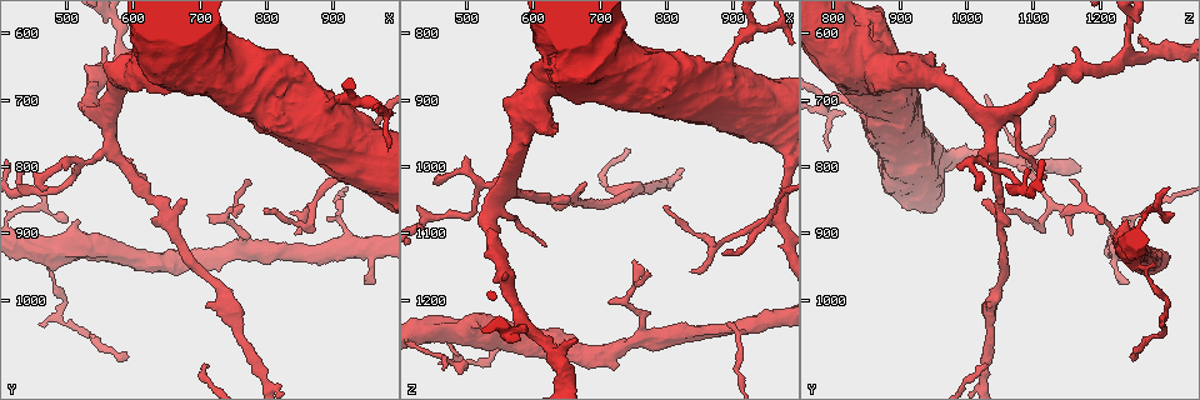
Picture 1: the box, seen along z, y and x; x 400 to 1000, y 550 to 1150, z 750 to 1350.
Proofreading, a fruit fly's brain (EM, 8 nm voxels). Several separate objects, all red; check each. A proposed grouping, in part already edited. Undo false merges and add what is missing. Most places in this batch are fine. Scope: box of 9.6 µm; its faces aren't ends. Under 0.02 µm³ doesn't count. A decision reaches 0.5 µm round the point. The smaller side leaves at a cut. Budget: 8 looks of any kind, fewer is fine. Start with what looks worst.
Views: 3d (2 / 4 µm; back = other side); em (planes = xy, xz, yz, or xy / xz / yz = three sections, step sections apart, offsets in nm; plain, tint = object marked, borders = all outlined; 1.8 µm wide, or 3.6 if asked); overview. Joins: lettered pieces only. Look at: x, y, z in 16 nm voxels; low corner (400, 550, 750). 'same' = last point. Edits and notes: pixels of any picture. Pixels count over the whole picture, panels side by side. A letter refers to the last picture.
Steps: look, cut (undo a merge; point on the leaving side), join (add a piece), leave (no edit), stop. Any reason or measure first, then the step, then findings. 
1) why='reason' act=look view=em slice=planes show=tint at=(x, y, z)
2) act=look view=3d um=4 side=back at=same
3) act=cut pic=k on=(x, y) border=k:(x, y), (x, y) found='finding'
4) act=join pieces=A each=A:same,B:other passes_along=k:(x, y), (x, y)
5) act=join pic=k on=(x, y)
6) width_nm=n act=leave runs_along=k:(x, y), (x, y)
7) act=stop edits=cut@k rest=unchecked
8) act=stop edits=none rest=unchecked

act=look view=em slice=xy step=4 show=borders at=(965, 795, 1075)

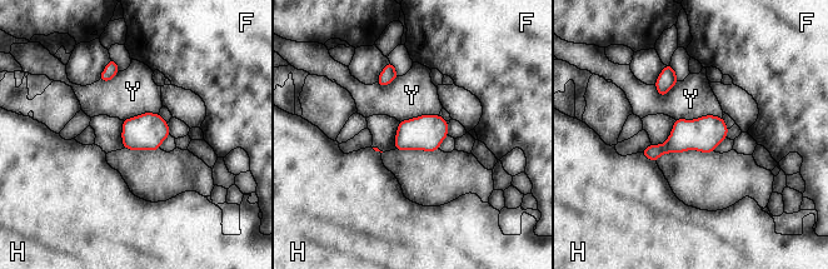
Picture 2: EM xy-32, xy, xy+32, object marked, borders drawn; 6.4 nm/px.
width_nm=220 act=leave each=F:other,H:other,Y:other border=2:(722, 116), (674, 119) found='all the same cell'

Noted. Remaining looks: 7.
act=look view=3d um=4 at=(460, 1040, 1300)

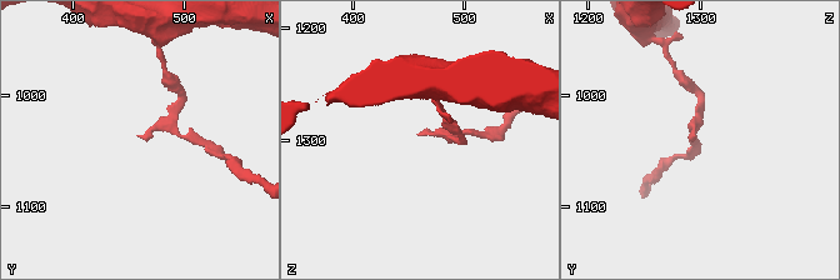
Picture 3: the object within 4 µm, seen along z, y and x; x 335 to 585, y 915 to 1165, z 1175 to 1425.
why='need the tissue' act=look view=em slice=yz step=8 show=borders at=(460, 1038, 1298)

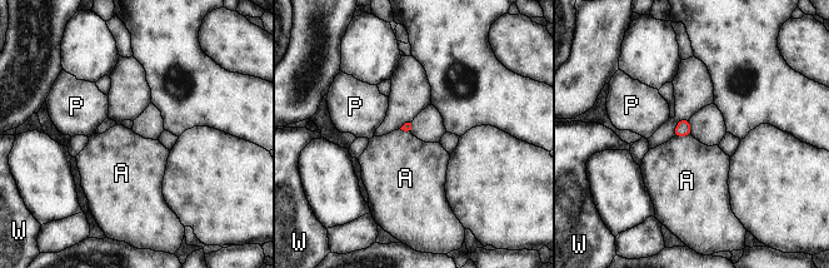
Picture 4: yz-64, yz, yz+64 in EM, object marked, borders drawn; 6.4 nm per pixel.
act=look view=em slice=planes show=borders at=same

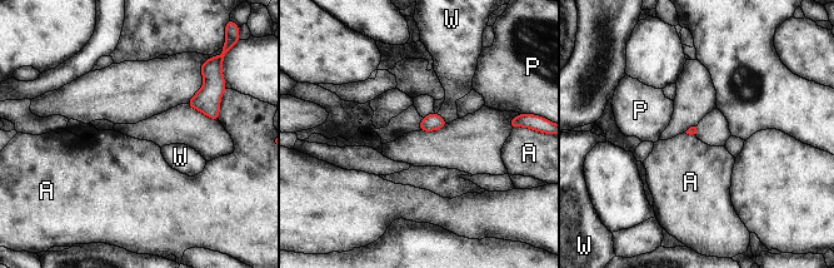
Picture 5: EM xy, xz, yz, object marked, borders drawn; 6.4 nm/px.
act=leave each=A:other,P:other,W:other border=5:(220, 103), (218, 119) found='none of them fits'

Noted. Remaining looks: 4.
why='tapers out' act=look view=em slice=yz step=8 show=borders at=(475, 835, 1015)

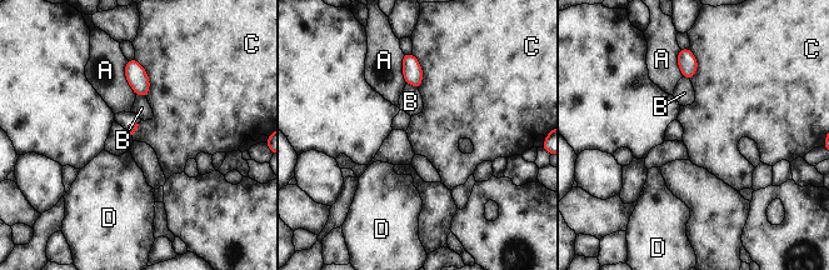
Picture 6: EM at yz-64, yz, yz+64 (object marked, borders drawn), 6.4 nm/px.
act=leave each=A:other,B:other,C:other,D:other border=6:(134, 59), (148, 76), (146, 98) found='no lettered piece goes on from it'

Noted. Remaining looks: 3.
act=stop edits=none rest=unchecked

